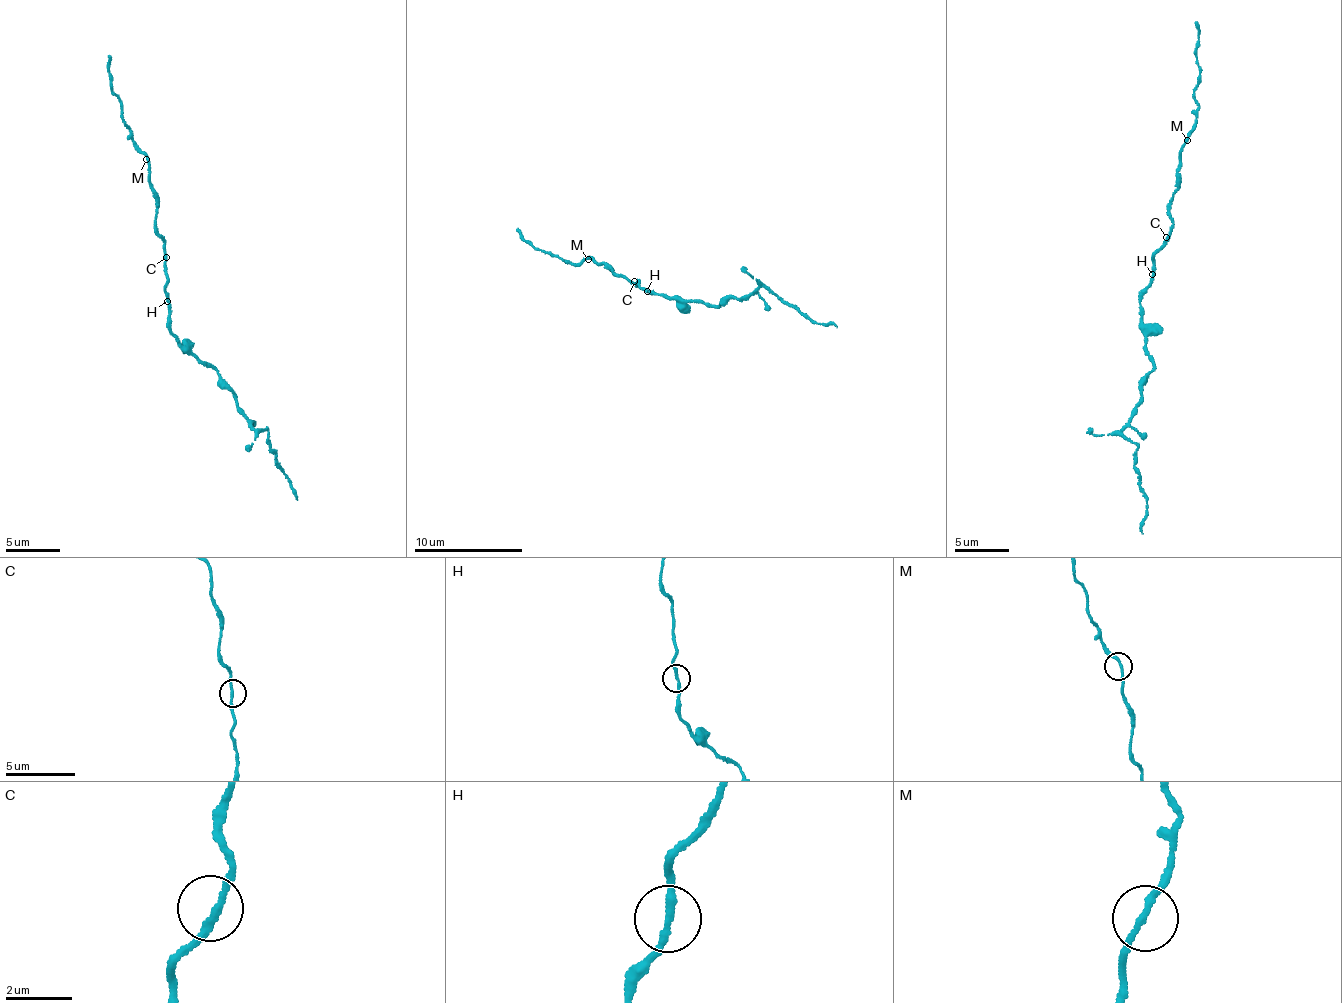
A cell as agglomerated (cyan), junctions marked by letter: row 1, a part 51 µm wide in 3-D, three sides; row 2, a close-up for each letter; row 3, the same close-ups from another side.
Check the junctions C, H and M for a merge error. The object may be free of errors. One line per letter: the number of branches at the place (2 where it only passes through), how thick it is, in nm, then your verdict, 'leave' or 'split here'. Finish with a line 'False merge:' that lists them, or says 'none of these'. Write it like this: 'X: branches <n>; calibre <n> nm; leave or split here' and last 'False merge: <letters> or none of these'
C: branches 2; calibre 200 nm; leave
H: branches 2; calibre 200 nm; leave
M: branches 2; calibre 180 nm; leave
False merge: none of these

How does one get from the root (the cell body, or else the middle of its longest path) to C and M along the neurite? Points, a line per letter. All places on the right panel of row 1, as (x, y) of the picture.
C: (1152, 275), (1155, 251), (1166, 237)
M: (1152, 275), (1155, 251), (1171, 229), (1170, 199), (1176, 187), (1180, 148), (1187, 140)

